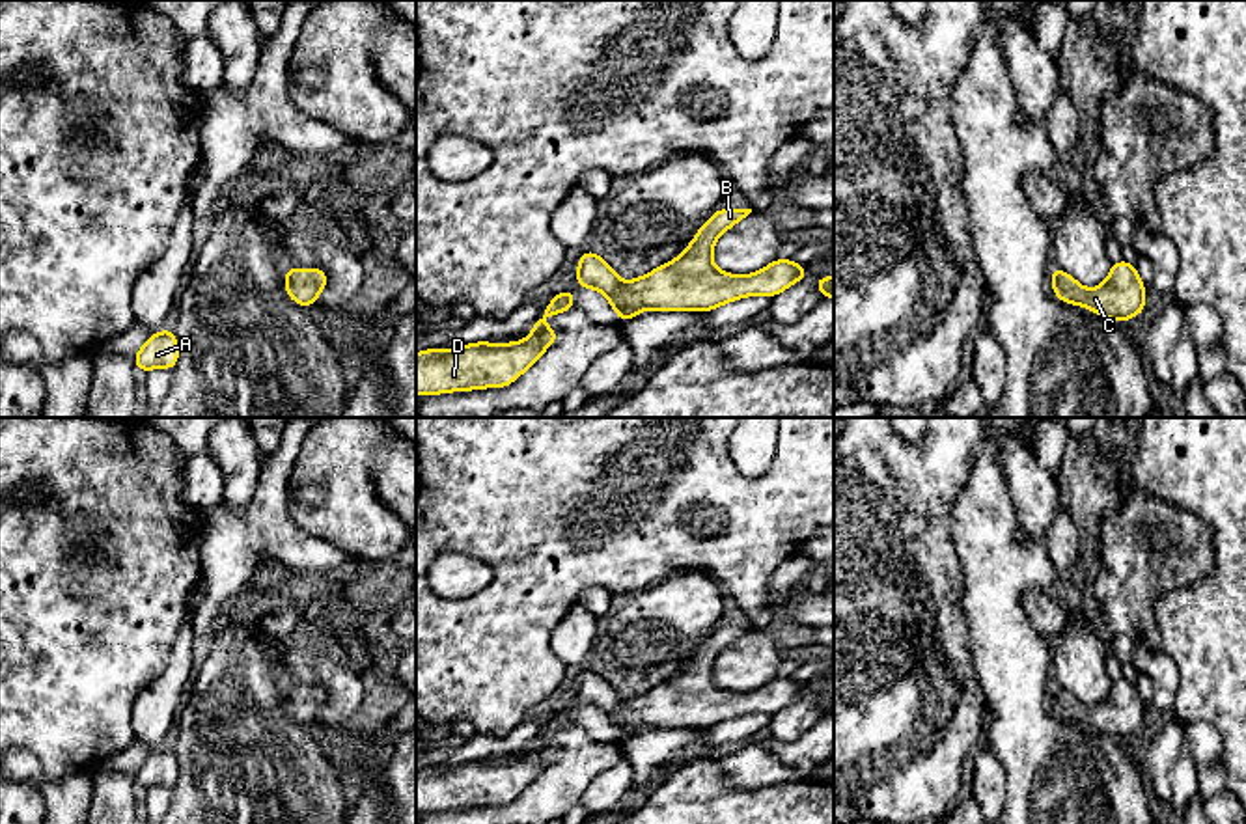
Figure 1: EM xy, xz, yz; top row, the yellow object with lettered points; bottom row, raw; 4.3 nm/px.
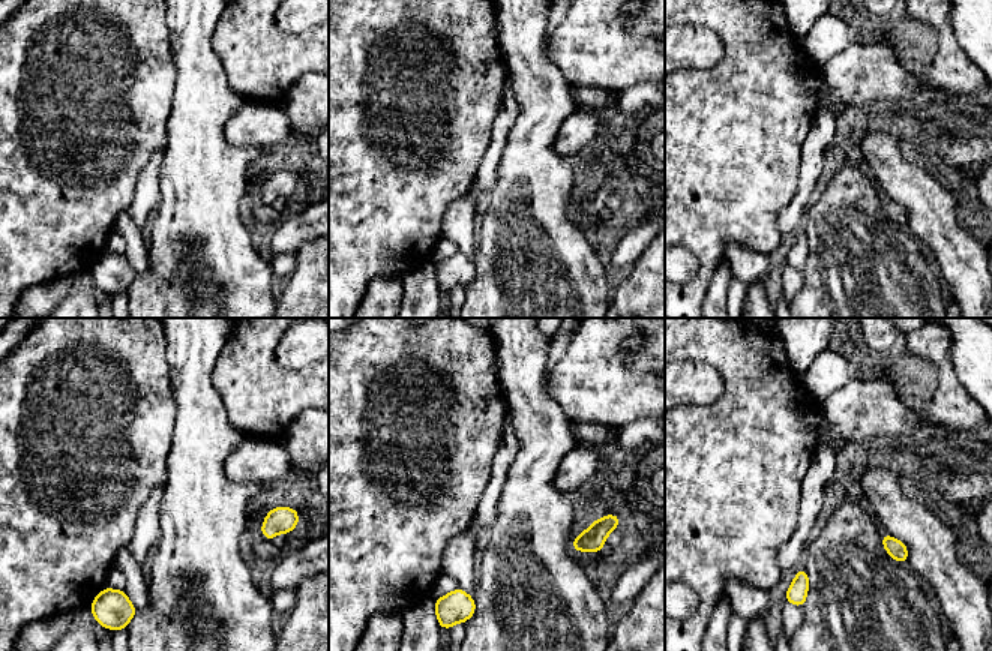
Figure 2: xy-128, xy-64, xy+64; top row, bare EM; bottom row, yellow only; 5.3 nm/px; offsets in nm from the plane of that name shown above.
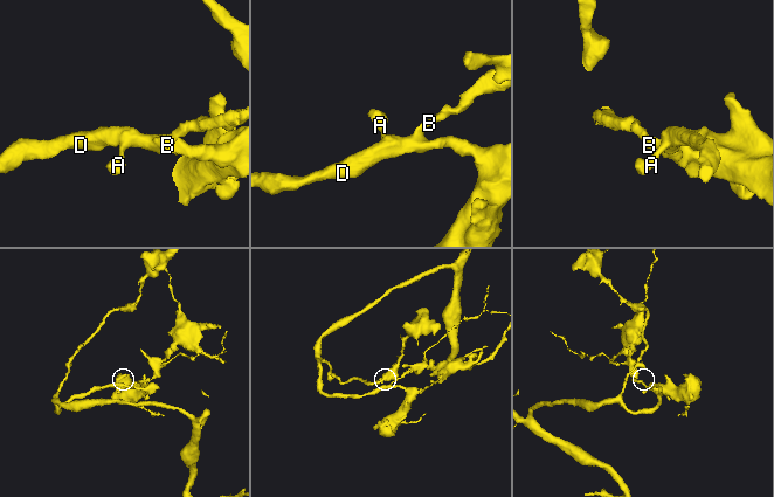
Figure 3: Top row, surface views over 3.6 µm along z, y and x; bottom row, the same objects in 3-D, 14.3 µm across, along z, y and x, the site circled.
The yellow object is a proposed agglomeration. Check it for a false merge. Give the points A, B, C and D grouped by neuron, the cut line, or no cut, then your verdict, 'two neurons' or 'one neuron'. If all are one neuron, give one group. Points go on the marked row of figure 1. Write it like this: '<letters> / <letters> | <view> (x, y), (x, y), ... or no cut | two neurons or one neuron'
A B C D | no cut | one neuron

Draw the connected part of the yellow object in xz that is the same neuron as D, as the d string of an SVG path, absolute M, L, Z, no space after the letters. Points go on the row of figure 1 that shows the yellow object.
M563 291L533 321L528 339L492 345L489 341L470 343L459 349L429 349L416 354L416 395L436 395L446 391L468 391L479 388L504 388L515 382L535 360L558 339L556 328L547 328L541 319L575 308L575 293Z

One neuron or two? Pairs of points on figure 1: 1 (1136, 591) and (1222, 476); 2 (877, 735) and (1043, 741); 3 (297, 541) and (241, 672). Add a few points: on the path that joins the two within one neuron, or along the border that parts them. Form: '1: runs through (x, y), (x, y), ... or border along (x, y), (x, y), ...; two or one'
1: border along (1153, 494), (1198, 515), (1209, 528), (1215, 550); two
2: border along (983, 696), (985, 742); two
3: border along (293, 571), (265, 558), (247, 586); two

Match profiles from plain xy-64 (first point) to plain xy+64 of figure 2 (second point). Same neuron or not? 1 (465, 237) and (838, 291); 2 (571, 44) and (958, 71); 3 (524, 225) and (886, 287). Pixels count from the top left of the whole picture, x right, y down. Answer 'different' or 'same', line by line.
1: different
2: same
3: same

